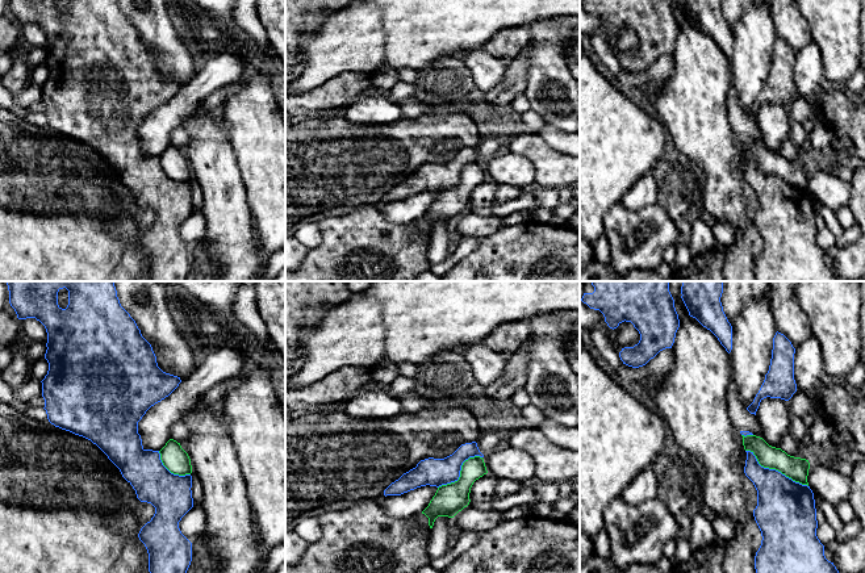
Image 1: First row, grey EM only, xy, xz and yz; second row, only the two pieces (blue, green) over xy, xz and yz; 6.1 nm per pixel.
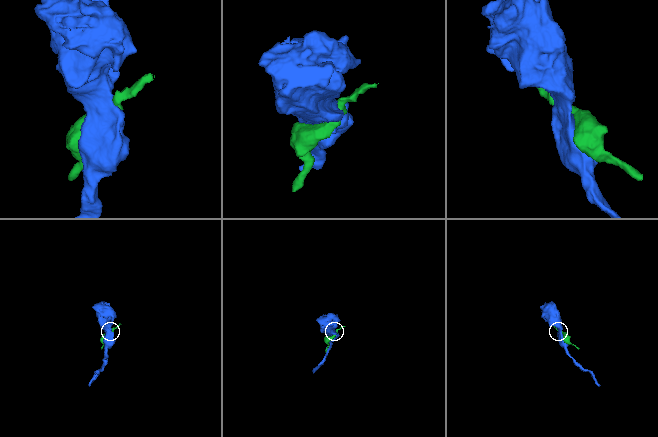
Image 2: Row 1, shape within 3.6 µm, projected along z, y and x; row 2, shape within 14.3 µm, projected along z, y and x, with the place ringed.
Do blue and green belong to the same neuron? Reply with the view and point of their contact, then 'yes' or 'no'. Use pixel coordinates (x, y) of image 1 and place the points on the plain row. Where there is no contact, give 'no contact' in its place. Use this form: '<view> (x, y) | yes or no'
yz (774, 175) | no

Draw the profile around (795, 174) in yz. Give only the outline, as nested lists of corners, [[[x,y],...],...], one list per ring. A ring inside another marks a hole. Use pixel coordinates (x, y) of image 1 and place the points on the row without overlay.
[[[741,141],[745,156],[751,156],[759,170],[764,173],[776,175],[795,188],[807,191],[810,168],[806,164],[787,160],[781,154],[769,151],[762,143],[756,141]]]

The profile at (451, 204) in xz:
[[[475,162],[465,166],[459,185],[439,192],[429,212],[422,217],[429,223],[430,234],[438,222],[454,223],[467,213],[471,208],[469,198],[473,188],[486,179],[482,163]]]

